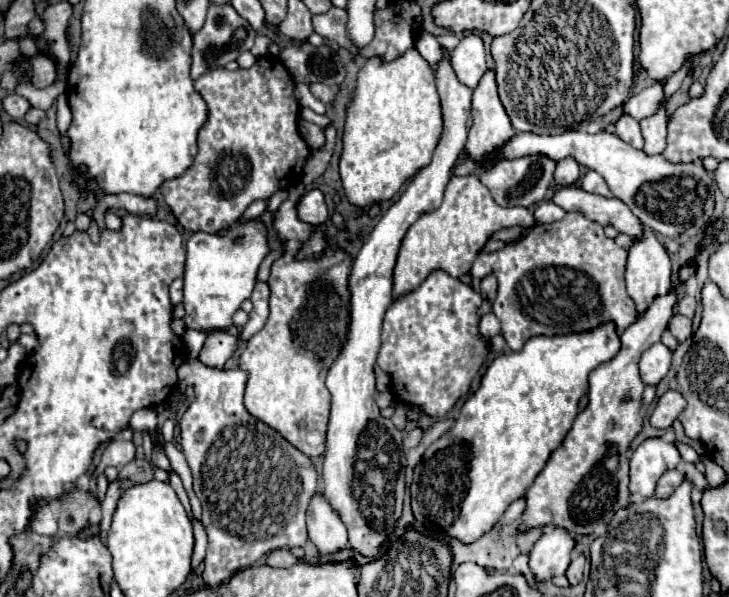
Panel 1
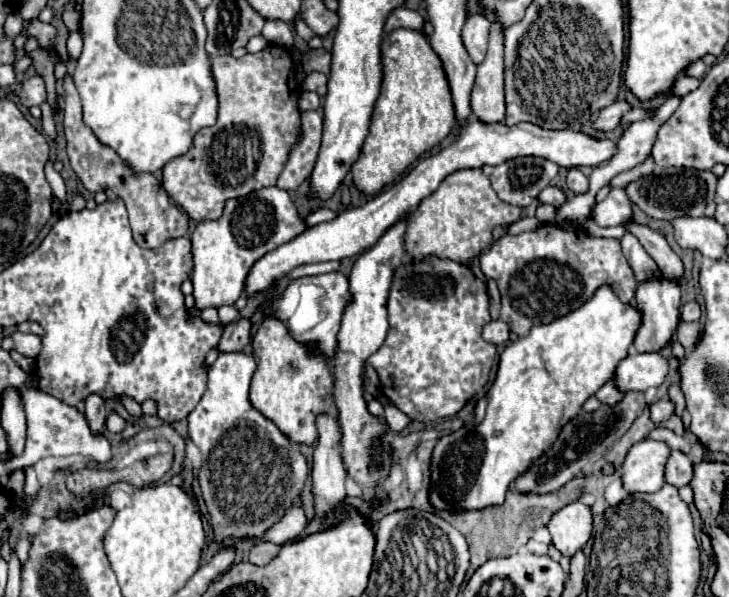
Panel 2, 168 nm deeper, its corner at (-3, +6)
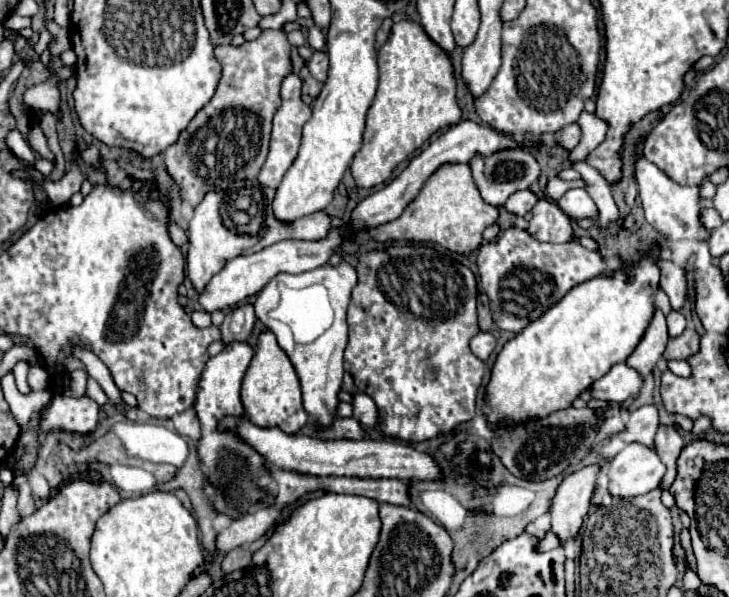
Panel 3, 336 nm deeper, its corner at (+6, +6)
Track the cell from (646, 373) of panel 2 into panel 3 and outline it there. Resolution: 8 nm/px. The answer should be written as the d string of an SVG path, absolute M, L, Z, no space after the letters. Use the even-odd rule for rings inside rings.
M615 364L603 378L595 380L589 388L593 398L599 400L613 400L617 404L623 404L631 394L637 396L641 390L643 378L629 368L627 364Z

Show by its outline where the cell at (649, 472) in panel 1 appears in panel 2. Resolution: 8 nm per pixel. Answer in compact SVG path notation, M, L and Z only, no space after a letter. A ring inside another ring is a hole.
M652 438L636 442L622 464L624 488L630 494L660 490L664 484L664 466L668 456L670 448L664 442Z

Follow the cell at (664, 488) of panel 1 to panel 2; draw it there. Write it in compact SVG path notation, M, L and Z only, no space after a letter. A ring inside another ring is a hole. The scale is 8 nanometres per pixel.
M672 452L670 458L668 458L668 464L666 464L664 478L666 478L668 484L672 484L676 488L682 488L682 486L690 484L692 470L694 470L694 466L692 466L692 462L690 462L690 458L686 454Z

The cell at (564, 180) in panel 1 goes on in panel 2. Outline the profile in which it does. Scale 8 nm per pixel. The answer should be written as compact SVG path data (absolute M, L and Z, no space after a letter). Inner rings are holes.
M570 168L568 170L568 176L566 176L566 184L572 192L576 194L582 194L588 190L588 178L578 170L578 168Z

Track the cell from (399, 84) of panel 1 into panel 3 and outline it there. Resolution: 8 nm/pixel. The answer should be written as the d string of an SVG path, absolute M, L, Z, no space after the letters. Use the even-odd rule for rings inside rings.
M401 20L393 24L389 40L377 54L377 66L379 86L373 104L367 110L363 146L351 162L351 172L359 188L385 184L393 170L421 148L431 134L461 120L451 58L427 36L419 22Z

